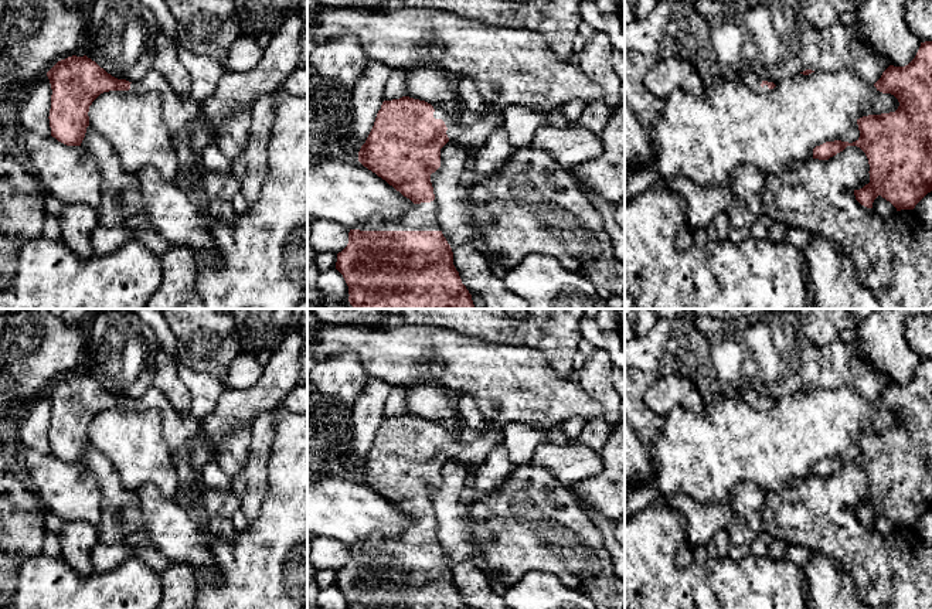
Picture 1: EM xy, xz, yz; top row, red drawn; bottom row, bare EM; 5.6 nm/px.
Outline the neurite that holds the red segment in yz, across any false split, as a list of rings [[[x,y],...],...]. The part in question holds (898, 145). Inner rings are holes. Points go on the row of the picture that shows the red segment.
[[[932,41],[921,42],[908,65],[890,65],[874,86],[882,93],[894,95],[899,102],[898,109],[857,119],[860,137],[856,142],[826,142],[813,149],[813,159],[829,160],[847,146],[860,147],[868,159],[870,183],[854,190],[856,200],[873,208],[874,200],[881,195],[897,211],[914,210],[932,191]]]

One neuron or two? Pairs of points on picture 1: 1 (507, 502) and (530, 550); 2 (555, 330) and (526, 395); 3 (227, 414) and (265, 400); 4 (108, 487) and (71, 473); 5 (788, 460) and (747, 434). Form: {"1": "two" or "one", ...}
{"1": "one", "2": "two", "3": "one", "4": "two", "5": "one"}

